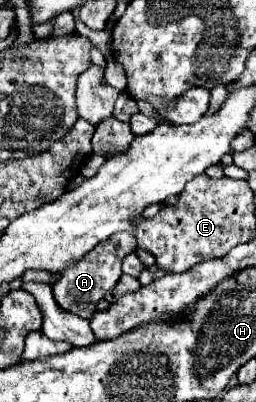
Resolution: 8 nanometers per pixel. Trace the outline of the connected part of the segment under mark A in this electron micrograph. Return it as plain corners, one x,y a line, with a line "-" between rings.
117,232
109,240
99,242
79,262
73,262
63,272
59,272
59,280
53,284
53,294
57,304
69,312
79,312
81,318
91,318
97,302
117,284
121,276
121,260
129,252
135,252
135,248
137,244
131,232

